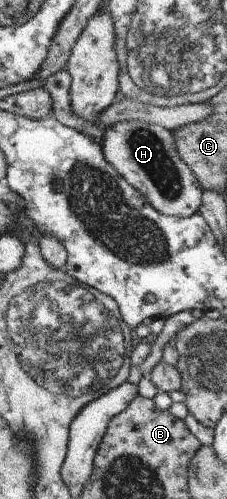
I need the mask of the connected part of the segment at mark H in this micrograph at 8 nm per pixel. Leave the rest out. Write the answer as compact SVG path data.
M140 120L119 122L103 128L101 151L104 160L138 191L150 208L176 218L192 216L201 204L201 188L193 172L180 160L170 131Z

